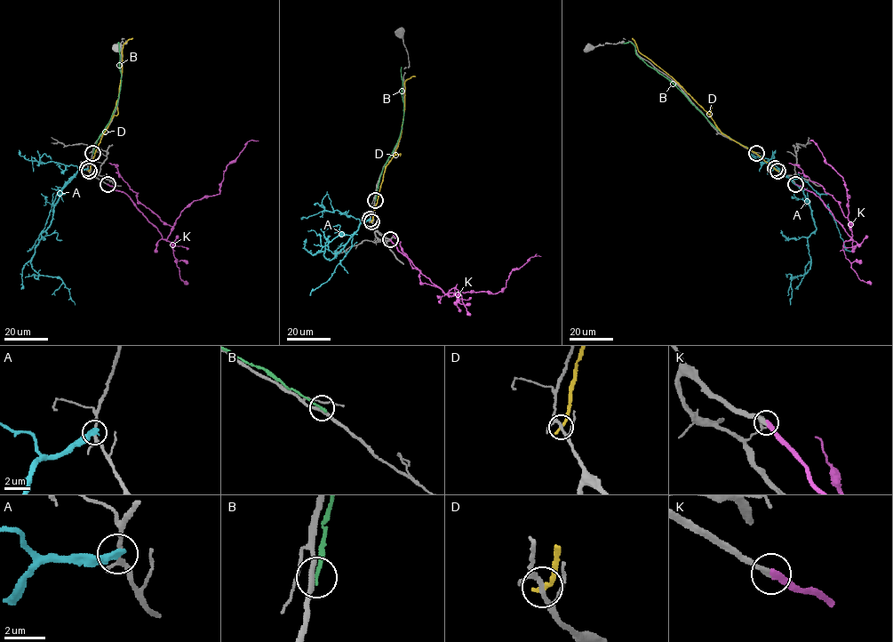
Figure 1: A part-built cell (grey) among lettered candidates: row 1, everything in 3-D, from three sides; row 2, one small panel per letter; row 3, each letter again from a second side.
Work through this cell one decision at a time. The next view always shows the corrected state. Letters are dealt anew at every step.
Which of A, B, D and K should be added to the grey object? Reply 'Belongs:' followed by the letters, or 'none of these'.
Belongs: K

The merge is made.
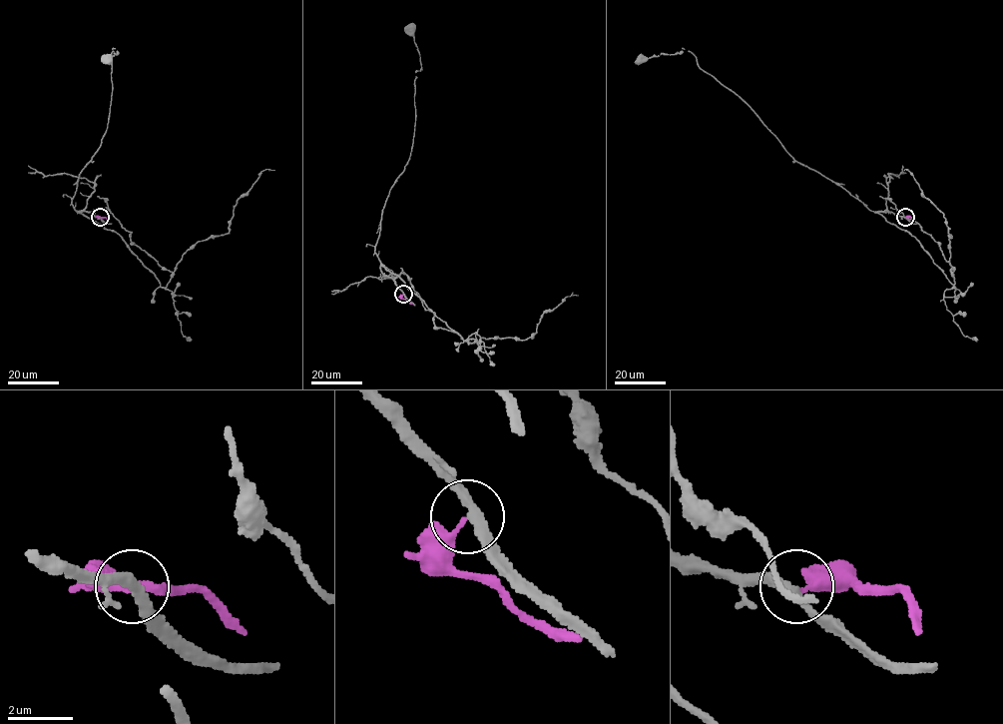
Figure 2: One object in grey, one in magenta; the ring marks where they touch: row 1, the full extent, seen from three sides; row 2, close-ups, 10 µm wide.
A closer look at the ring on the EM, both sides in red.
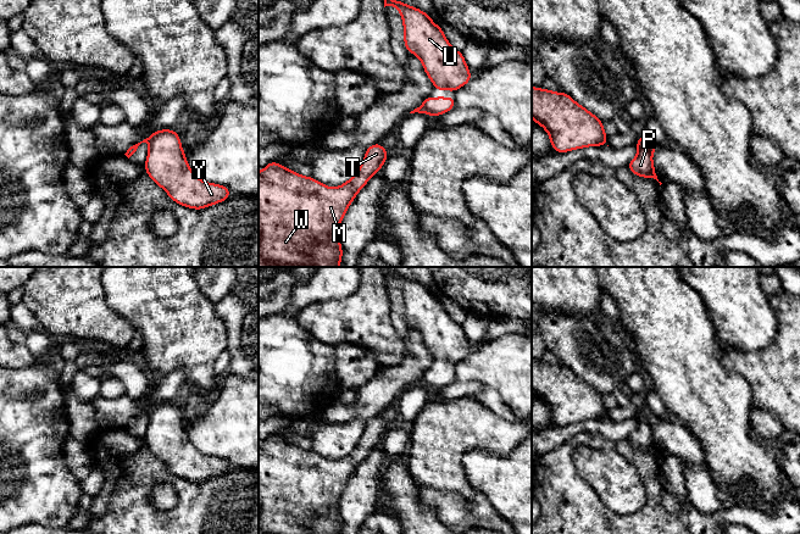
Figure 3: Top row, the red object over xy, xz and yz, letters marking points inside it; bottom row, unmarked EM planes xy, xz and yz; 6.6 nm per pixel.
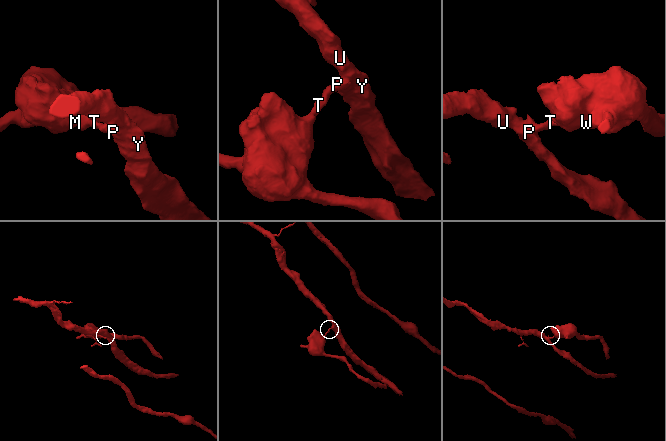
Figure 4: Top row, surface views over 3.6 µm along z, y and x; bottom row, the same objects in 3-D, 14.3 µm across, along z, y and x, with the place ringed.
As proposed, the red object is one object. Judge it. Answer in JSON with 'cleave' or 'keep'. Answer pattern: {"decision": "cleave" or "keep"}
{"decision": "cleave"}

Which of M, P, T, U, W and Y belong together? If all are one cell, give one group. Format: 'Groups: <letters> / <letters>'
Groups: M T W / P U Y

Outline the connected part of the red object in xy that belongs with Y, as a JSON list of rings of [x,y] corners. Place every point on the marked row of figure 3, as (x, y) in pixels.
[[[161,129],[150,135],[148,157],[144,163],[148,176],[161,187],[178,205],[202,210],[226,201],[230,191],[227,187],[201,180],[189,167],[185,151],[180,145],[180,137],[172,129]]]

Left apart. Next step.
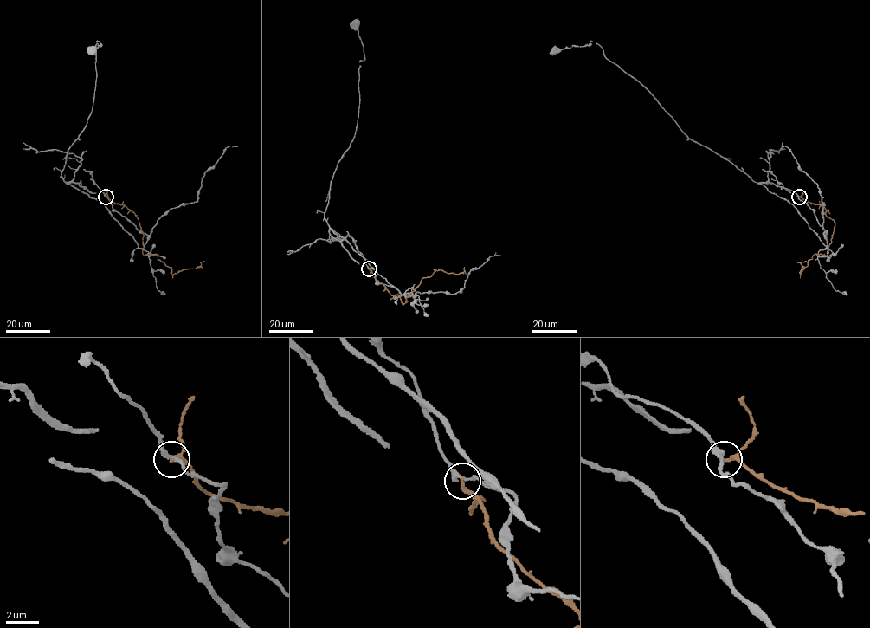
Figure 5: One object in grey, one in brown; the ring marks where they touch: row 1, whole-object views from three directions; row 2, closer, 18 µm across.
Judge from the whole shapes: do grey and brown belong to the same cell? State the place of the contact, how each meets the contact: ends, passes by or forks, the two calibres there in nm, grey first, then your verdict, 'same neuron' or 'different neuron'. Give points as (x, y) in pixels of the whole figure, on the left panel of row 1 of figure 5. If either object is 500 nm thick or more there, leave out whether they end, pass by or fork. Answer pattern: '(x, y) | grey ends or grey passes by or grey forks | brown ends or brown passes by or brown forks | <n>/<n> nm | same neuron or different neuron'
(106, 197) | grey passes by | brown passes by | 240/200 nm | different neuron

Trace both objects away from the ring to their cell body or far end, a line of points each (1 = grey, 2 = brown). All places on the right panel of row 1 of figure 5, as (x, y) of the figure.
1: (799, 197), (825, 229), (827, 249), (788, 200), (687, 137), (641, 84), (605, 57), (597, 44), (555, 52)
2: (799, 197), (821, 204), (834, 227), (828, 254), (813, 255), (800, 274), (804, 268), (801, 262), (806, 261)

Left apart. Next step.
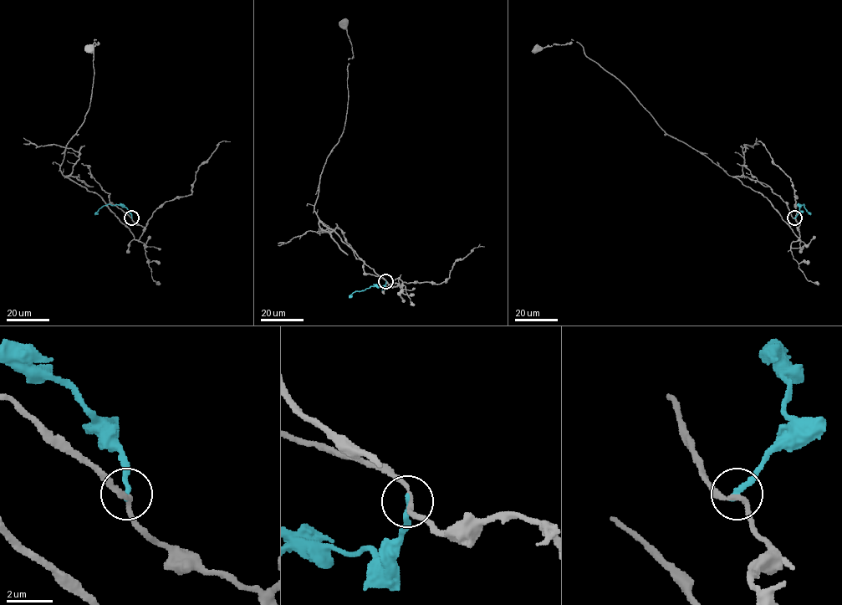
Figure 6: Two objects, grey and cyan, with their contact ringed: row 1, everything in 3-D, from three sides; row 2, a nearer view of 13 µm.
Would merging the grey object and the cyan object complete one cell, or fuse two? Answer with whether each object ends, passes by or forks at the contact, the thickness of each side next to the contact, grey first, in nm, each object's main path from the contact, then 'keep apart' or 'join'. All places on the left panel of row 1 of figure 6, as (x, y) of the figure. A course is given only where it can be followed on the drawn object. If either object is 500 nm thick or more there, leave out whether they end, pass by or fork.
grey passes by | cyan ends | 180/240 nm | grey via (131, 217), (144, 228), (138, 240), (97, 193), (60, 171), (89, 106), (99, 43), (90, 50) | cyan via (131, 217), (129, 210), (117, 204), (103, 205), (94, 214) | keep apart

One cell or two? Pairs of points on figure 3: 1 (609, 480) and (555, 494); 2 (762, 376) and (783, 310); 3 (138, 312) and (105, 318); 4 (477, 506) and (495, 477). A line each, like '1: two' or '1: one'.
1: two
2: one
3: two
4: two

